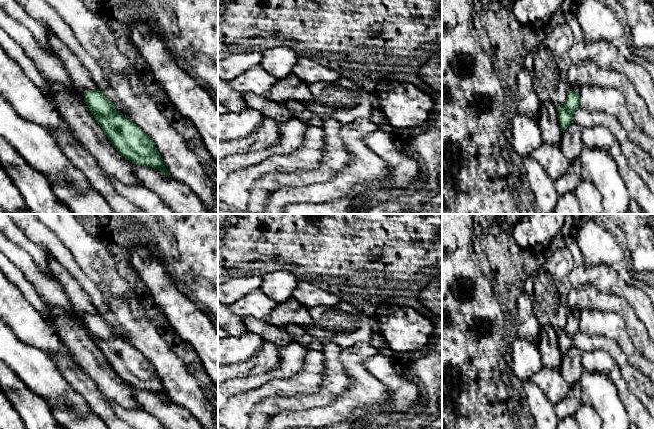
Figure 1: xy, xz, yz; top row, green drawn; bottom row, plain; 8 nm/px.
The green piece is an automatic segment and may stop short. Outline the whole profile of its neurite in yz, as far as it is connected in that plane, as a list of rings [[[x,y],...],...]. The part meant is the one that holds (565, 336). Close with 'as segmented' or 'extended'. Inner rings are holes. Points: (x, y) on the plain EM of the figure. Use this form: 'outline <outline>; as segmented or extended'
outline [[[570,310],[565,327],[561,330],[556,329],[558,344],[562,355],[565,355],[566,352],[573,346],[573,339],[580,329],[579,315],[579,311]]]; extended

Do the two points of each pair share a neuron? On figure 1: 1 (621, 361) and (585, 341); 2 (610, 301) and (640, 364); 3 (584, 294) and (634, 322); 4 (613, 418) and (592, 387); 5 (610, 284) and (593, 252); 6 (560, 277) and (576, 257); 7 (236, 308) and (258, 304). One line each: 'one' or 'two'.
1: one
2: two
3: one
4: one
5: two
6: two
7: one

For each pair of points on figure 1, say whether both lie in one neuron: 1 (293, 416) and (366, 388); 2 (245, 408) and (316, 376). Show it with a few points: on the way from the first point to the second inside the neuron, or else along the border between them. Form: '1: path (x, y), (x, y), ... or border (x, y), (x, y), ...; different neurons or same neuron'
1: path (311, 416), (332, 414), (348, 401); same neuron
2: path (263, 392), (275, 387), (298, 385); same neuron

